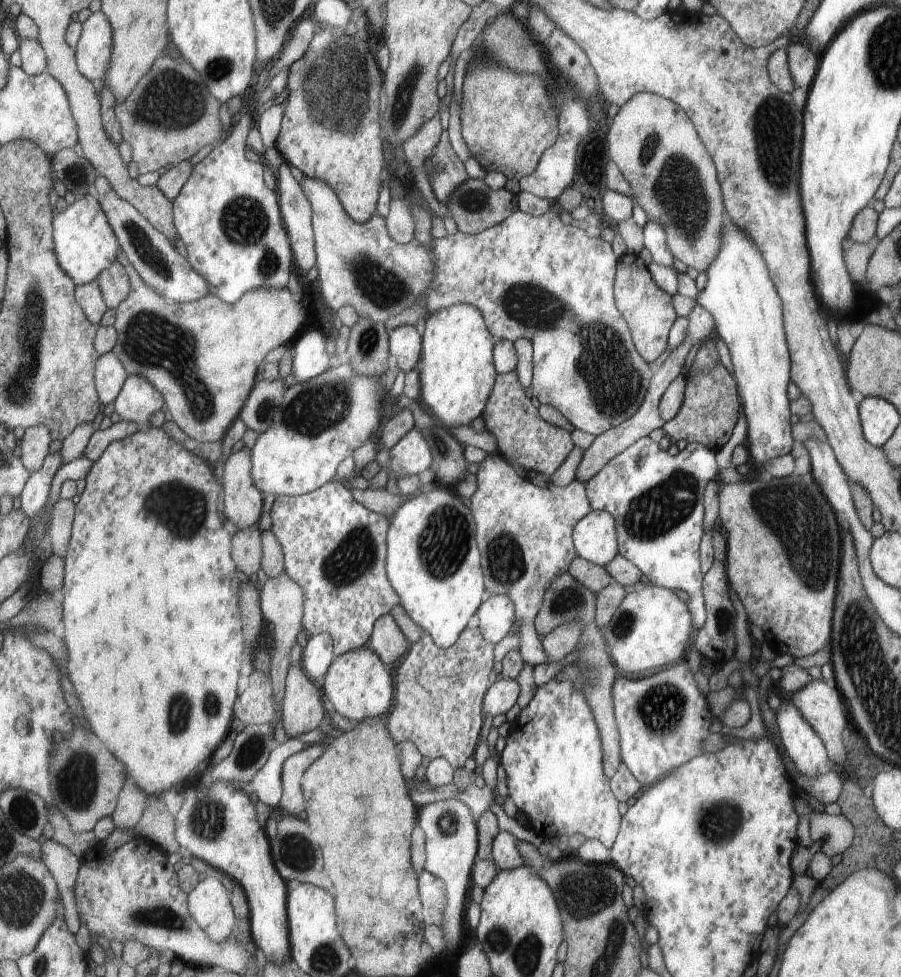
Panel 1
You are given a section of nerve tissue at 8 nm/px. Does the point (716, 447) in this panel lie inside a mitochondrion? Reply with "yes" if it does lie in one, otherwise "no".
no

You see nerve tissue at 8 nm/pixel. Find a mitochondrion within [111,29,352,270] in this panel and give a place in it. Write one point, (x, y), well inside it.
(170, 100)

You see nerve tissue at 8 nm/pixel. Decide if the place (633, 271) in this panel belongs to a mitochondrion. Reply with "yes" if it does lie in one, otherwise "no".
no

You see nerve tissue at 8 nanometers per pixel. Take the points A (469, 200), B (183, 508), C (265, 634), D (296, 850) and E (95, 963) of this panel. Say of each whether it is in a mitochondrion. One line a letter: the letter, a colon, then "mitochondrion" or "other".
A: mitochondrion
B: mitochondrion
C: other
D: mitochondrion
E: other

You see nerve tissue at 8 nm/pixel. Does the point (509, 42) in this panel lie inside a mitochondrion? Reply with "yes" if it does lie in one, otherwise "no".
yes

